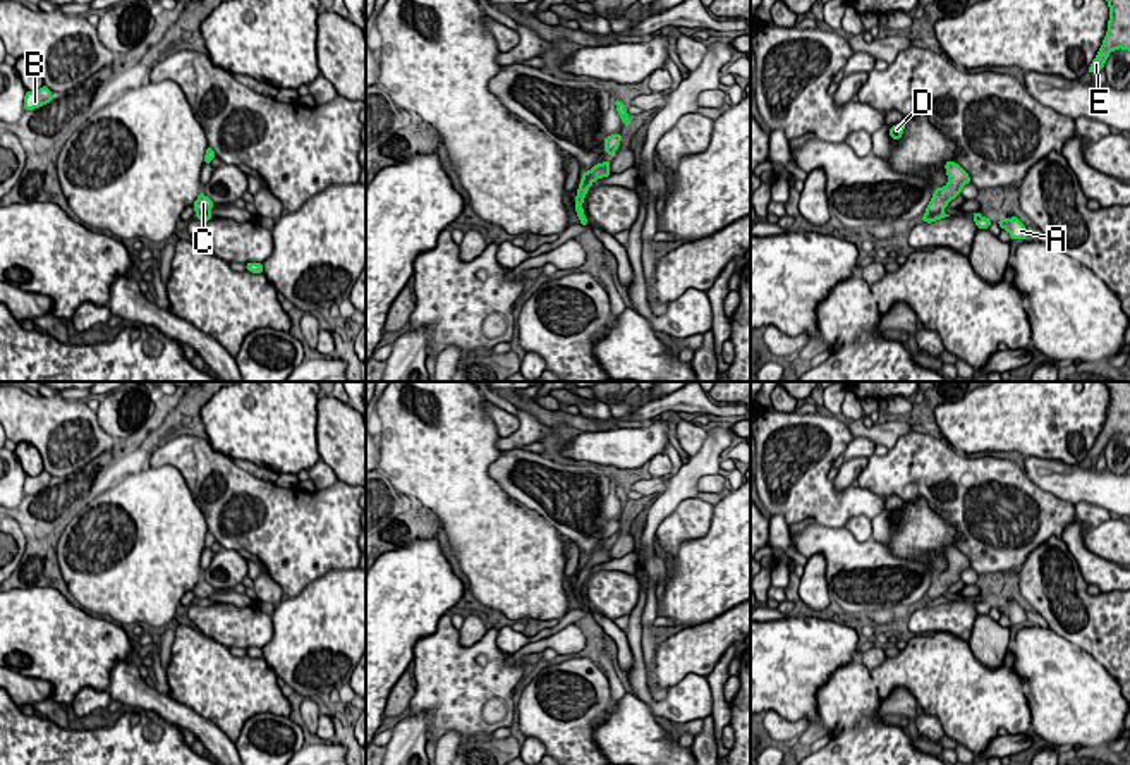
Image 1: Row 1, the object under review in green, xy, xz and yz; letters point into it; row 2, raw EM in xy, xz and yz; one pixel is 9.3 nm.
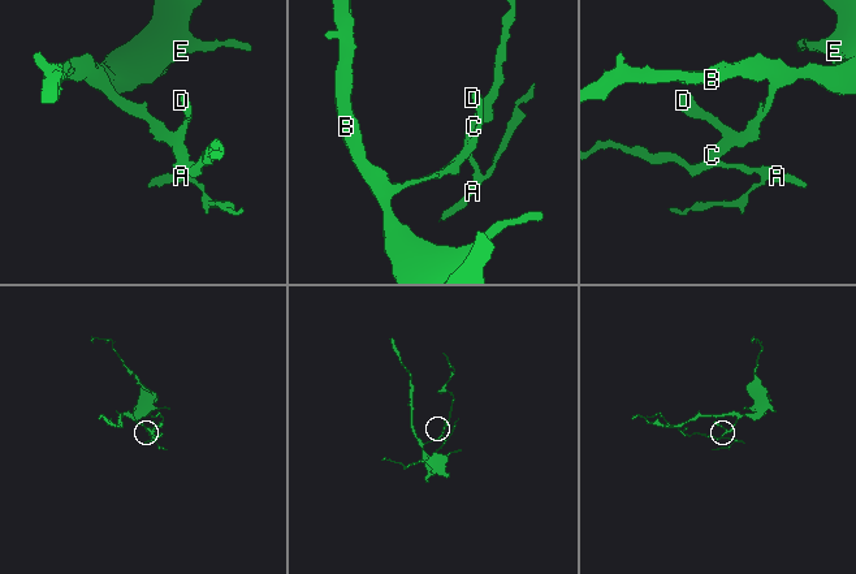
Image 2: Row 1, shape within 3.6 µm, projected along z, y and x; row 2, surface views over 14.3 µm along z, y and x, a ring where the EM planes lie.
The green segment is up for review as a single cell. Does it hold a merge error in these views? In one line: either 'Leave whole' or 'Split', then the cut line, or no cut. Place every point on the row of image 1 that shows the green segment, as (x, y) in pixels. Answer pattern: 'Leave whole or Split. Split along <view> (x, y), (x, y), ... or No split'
Split. Split along yz (941, 208), (926, 214)

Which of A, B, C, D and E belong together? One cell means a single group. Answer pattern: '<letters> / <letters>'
A / B C D E

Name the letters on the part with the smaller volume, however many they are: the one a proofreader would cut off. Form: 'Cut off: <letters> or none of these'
Cut off: A

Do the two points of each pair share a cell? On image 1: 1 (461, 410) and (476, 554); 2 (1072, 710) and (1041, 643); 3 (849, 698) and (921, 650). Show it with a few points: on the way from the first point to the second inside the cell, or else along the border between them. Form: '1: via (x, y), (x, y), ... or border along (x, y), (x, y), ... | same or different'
1: via (461, 446), (461, 492), (476, 513), (476, 518) | same
2: via (1070, 693), (1065, 681), (1046, 660) | same
3: border along (869, 671), (881, 702) | different

